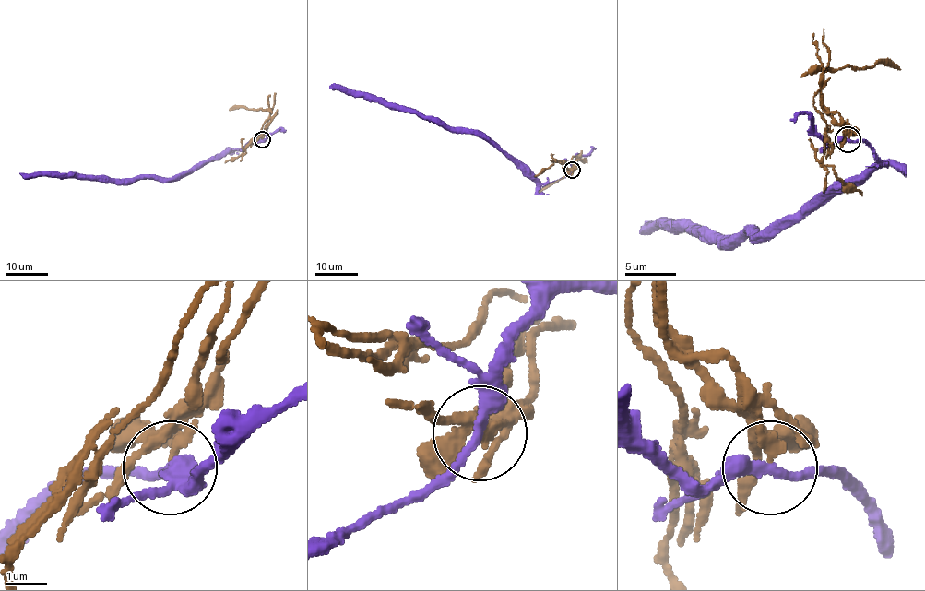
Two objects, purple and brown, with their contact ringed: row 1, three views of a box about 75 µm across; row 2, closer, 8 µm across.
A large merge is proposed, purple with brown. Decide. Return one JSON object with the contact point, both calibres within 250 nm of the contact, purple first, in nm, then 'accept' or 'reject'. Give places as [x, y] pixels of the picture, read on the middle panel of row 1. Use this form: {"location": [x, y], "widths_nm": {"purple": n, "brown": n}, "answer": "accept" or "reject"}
{"location": [572, 170], "widths_nm": {"purple": 280, "brown": 190}, "answer": "reject"}

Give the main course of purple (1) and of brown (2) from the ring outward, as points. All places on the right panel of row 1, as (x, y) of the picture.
1: (848, 140), (864, 140), (882, 163), (820, 196), (769, 234), (710, 237), (644, 222)
2: (848, 137), (820, 97), (815, 94), (812, 107), (825, 123), (823, 163), (843, 183), (851, 183), (861, 196)

